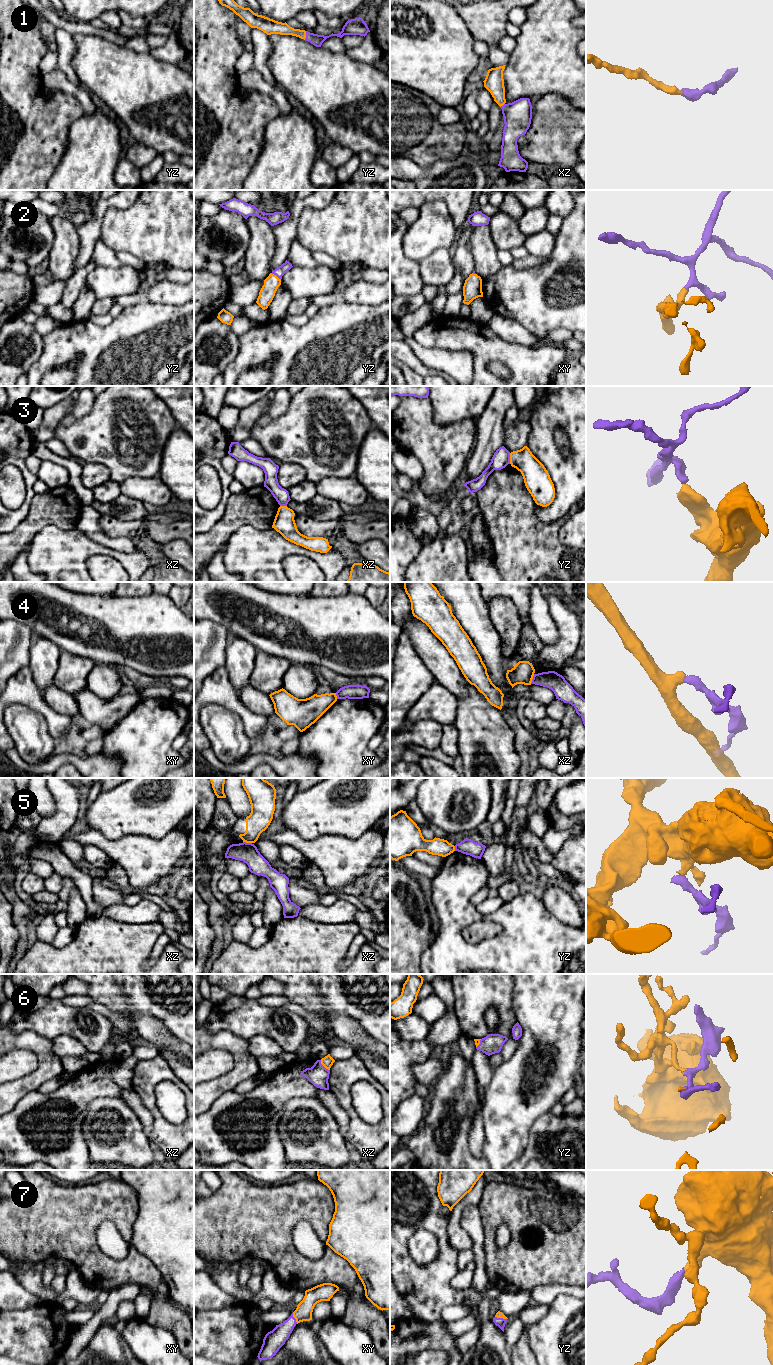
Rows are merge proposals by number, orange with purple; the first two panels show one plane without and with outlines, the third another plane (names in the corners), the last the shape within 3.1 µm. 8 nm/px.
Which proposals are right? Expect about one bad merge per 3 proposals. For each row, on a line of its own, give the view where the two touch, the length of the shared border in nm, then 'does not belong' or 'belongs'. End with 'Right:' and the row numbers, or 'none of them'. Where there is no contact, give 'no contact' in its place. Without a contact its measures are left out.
1: contact in yz; length 70 nm; belongs
2: contact in yz; length 90 nm; belongs
3: contact in yz; length 90 nm; does not belong
4: contact in xz; length 90 nm; does not belong
5: contact in xz; length 70 nm; does not belong
6: contact in xz; length 120 nm; belongs
7: contact in xy; length 100 nm; belongs
Right: 1, 2, 6, 7

